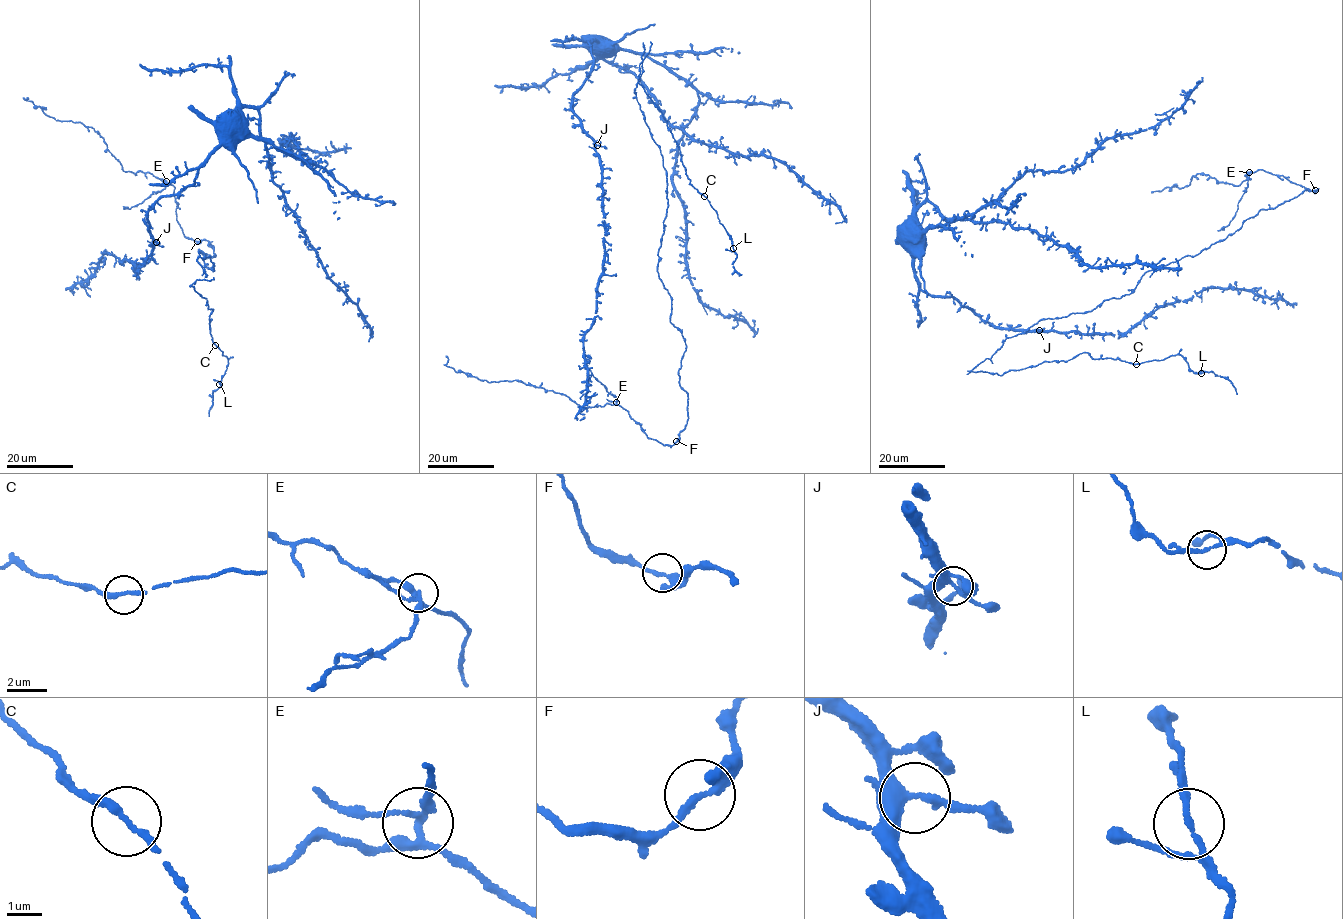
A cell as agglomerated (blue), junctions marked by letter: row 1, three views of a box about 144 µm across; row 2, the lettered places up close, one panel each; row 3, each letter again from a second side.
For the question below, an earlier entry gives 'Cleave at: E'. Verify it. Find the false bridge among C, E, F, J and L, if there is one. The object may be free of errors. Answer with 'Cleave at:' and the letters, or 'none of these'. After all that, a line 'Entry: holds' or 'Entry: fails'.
Cleave at: E
Entry: holds

